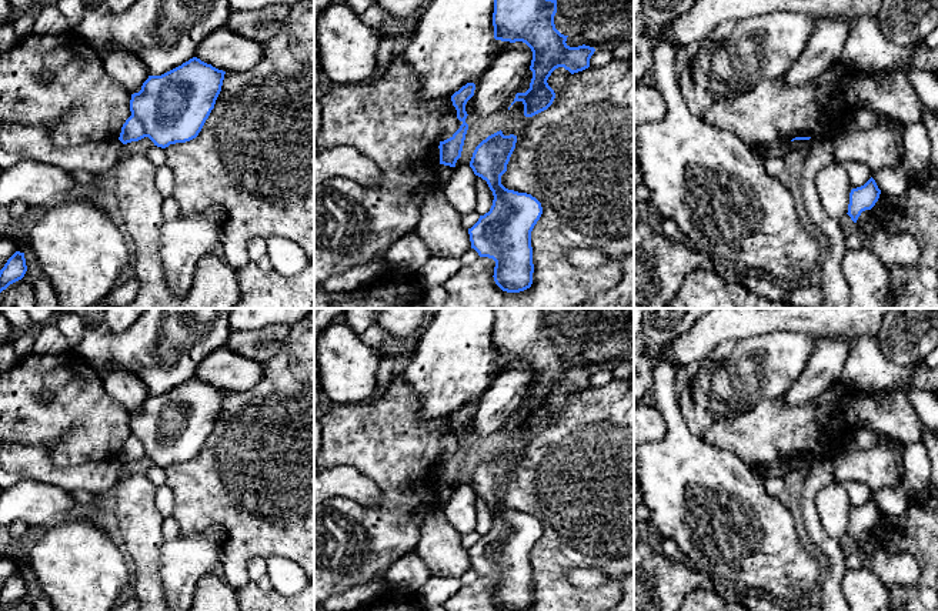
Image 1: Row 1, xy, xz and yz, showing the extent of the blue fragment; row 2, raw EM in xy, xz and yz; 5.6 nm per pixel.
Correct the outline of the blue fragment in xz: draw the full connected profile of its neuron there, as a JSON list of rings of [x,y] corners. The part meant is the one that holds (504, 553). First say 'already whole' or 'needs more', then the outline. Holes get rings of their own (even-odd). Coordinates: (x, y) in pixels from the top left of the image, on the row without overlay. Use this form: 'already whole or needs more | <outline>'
already whole | [[[500,450],[475,467],[470,481],[474,494],[487,501],[494,515],[490,531],[468,548],[471,568],[480,577],[495,581],[493,597],[503,611],[524,611],[531,607],[531,551],[543,534],[535,517],[501,504],[515,463],[517,455],[504,455]]]

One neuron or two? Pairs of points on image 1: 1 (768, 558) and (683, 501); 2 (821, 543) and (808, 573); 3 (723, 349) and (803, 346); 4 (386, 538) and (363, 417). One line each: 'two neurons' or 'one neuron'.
1: one neuron
2: two neurons
3: two neurons
4: one neuron

